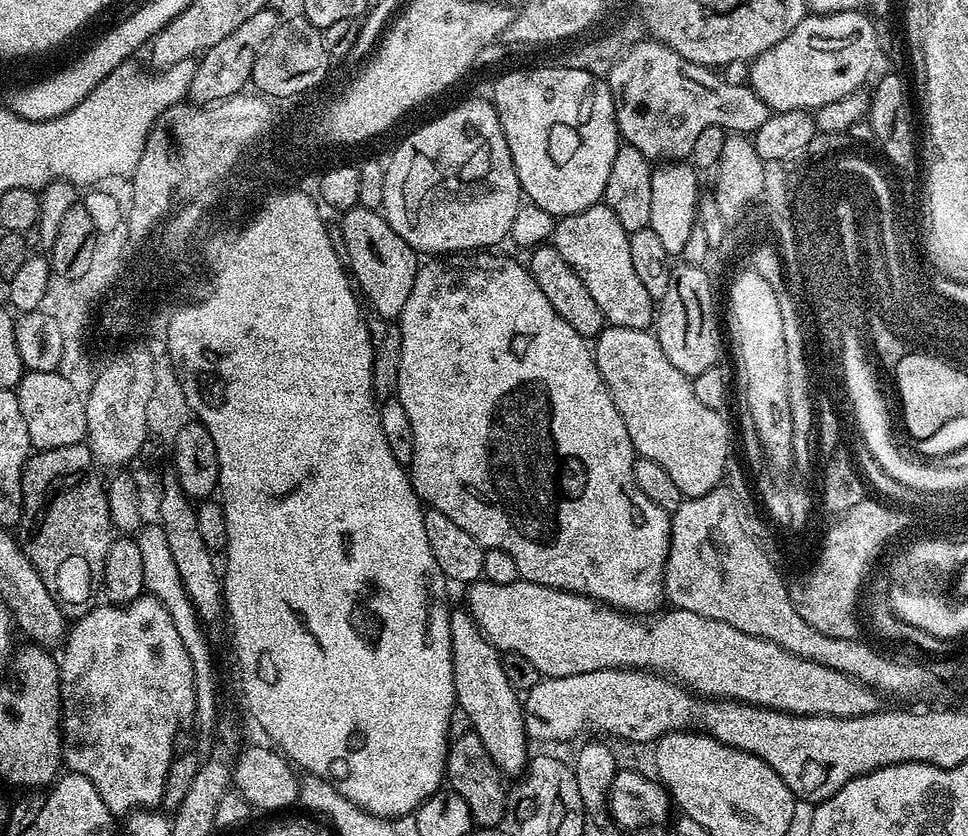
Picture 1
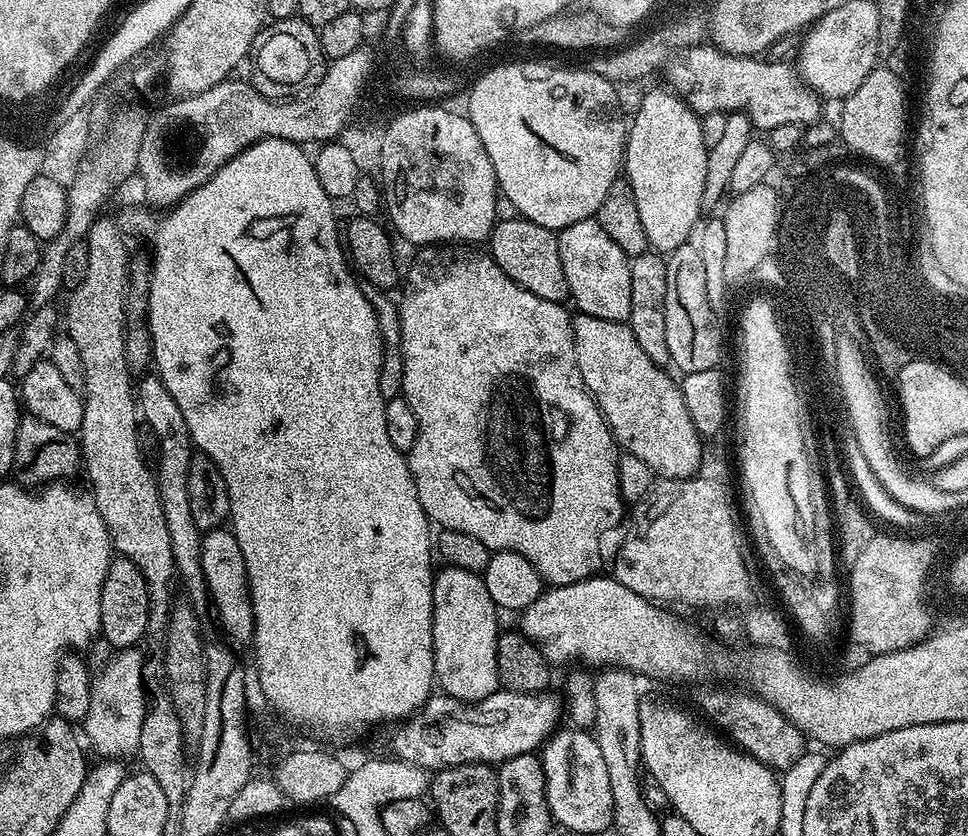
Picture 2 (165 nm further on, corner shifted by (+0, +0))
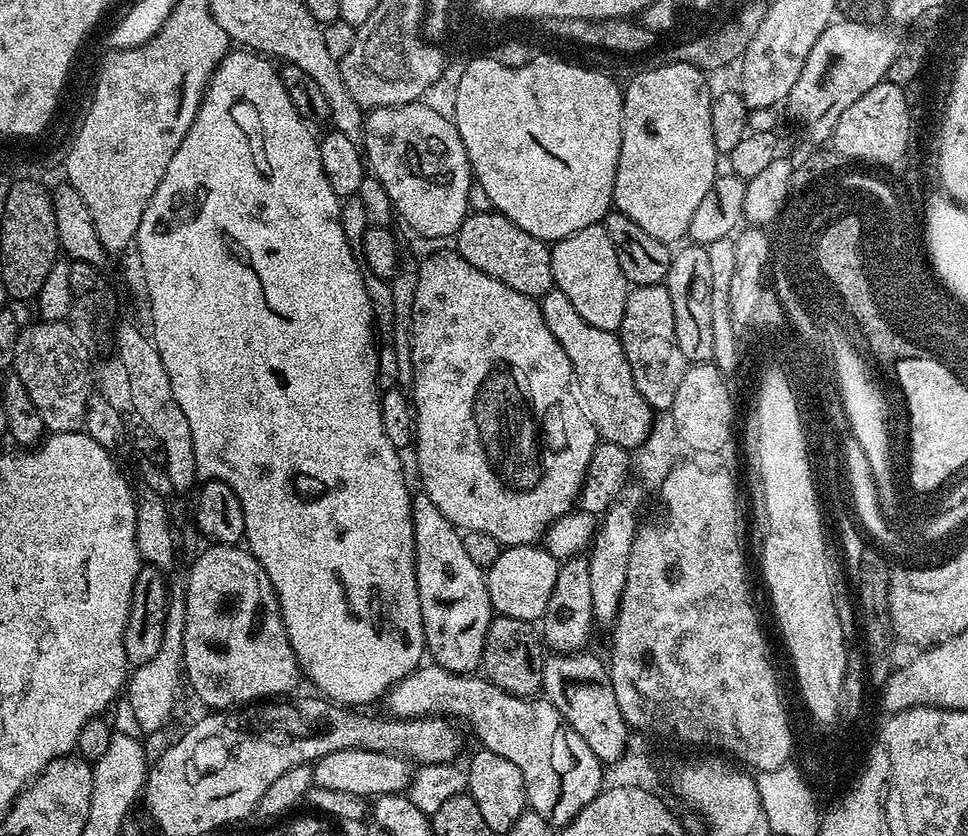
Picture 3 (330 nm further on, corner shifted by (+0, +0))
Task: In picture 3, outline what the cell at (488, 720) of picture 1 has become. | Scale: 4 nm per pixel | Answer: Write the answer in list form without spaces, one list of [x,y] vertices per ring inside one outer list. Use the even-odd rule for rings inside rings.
[[[423,494],[413,495],[412,525],[414,526],[414,550],[416,551],[416,585],[418,602],[424,627],[424,647],[431,663],[447,672],[457,672],[463,676],[475,673],[482,665],[482,650],[486,646],[486,630],[493,618],[492,603],[488,587],[484,581],[485,569],[474,566],[466,554],[464,537],[461,529],[449,522],[446,514],[430,502]]]

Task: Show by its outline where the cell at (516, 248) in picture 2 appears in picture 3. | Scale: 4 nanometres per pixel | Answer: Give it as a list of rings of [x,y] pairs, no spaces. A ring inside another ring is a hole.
[[[493,210],[469,214],[456,231],[454,243],[454,251],[466,258],[470,266],[510,286],[510,290],[518,290],[518,294],[539,298],[554,287],[551,247],[545,241],[534,238],[534,234],[526,234],[526,230],[510,222],[510,218],[500,212]]]

